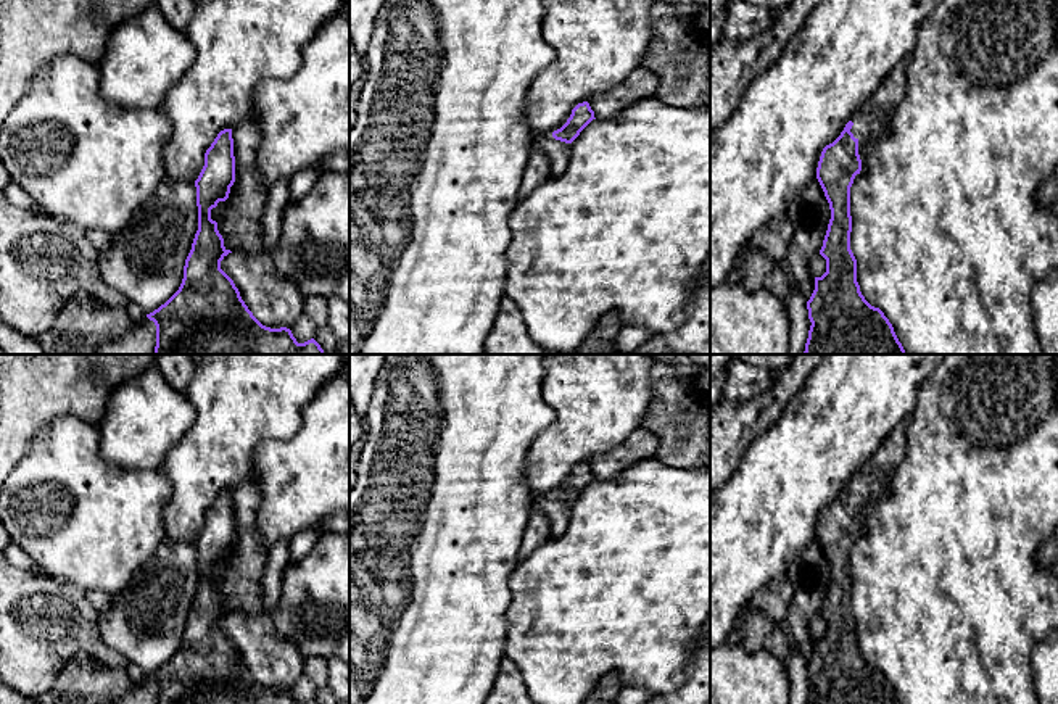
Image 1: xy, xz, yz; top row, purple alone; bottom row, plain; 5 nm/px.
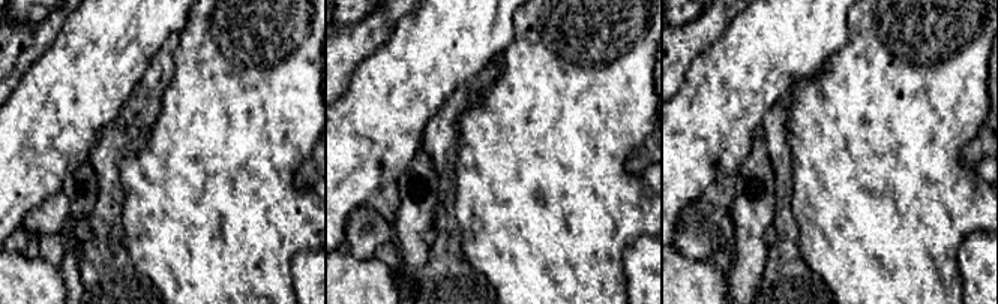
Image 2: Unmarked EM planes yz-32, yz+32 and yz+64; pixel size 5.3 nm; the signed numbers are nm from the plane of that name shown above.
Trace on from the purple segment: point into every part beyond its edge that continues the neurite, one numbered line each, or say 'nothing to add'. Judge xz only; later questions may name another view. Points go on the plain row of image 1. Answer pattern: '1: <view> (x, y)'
1: xz (557, 513)

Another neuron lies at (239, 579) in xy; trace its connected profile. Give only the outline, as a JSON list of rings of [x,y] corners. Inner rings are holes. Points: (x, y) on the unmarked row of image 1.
[[[248,478],[232,490],[235,543],[229,559],[211,570],[211,580],[224,599],[225,611],[261,614],[262,577],[267,564],[266,549],[256,533],[256,511],[262,501],[258,478]]]

